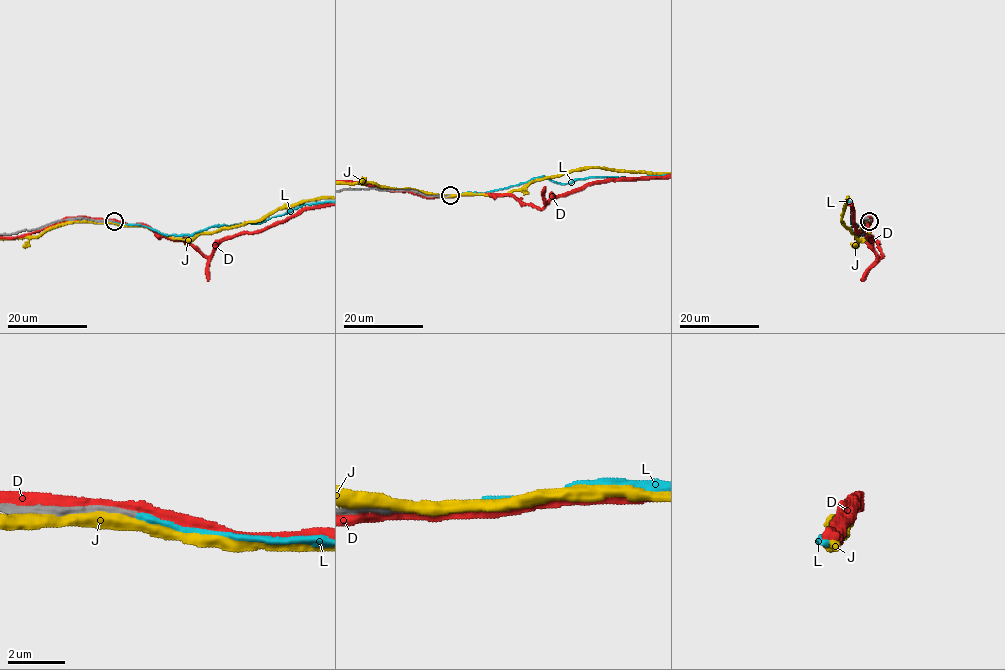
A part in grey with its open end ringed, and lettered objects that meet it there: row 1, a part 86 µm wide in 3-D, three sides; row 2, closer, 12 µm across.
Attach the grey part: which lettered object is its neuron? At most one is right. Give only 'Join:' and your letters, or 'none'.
Join: L

